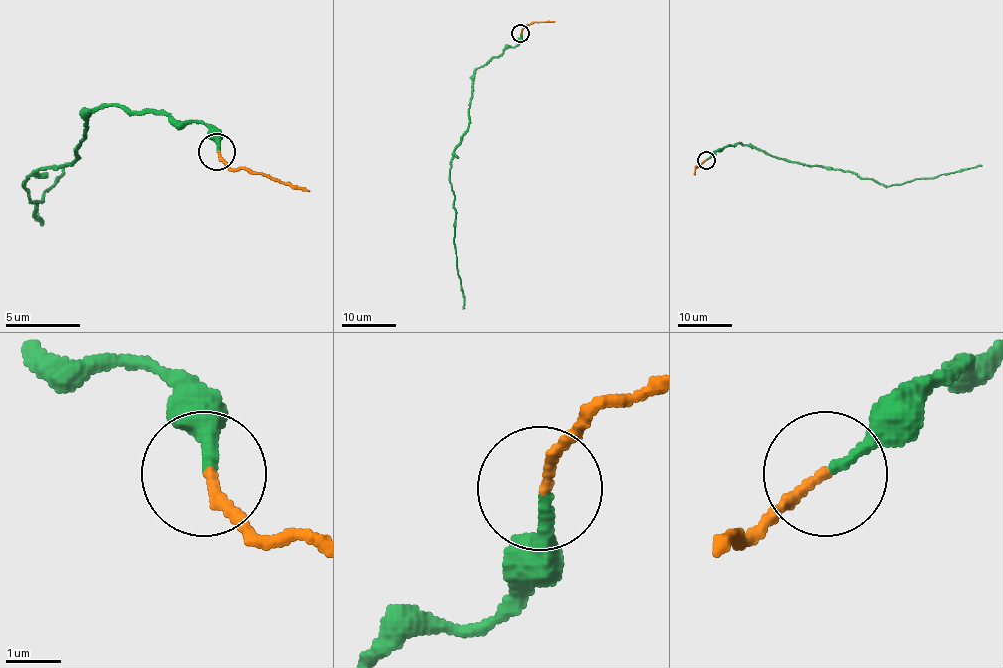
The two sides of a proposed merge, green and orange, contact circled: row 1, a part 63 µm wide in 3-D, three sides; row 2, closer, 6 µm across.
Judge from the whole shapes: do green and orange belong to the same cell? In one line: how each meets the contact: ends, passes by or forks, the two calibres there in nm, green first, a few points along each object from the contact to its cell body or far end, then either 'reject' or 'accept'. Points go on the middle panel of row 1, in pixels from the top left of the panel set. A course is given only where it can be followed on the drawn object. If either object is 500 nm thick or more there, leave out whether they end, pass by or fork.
green ends; orange ends; calibres 200 and 180 nm; course green (521, 33), (521, 40), (515, 45), (507, 47), (476, 70), (469, 125), (451, 160), (454, 245), (465, 308); course orange (521, 33), (526, 25), (555, 21); accept

